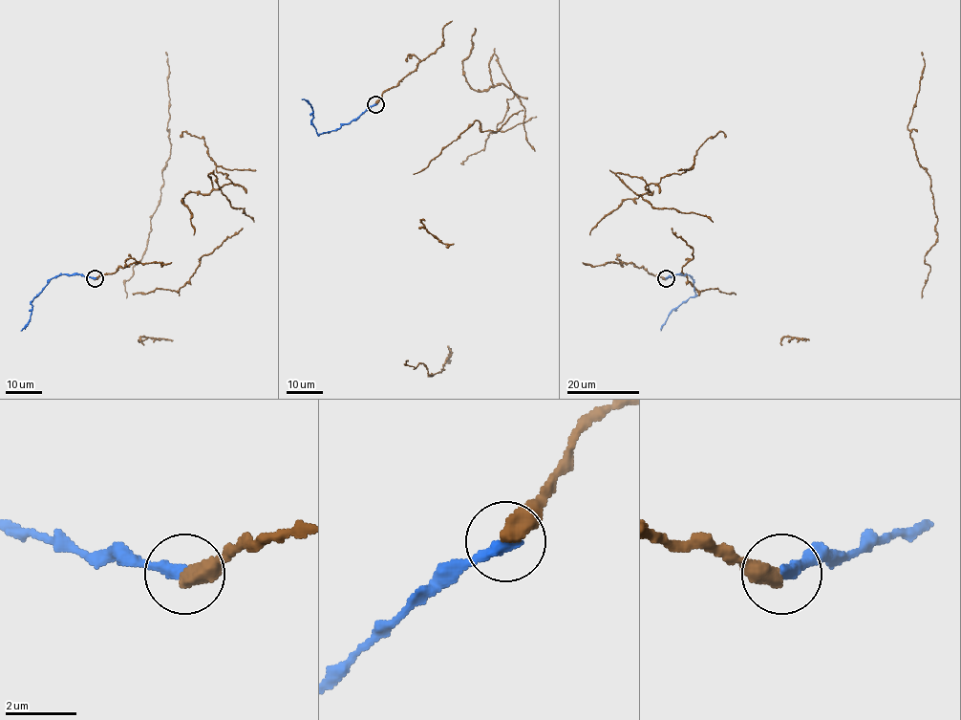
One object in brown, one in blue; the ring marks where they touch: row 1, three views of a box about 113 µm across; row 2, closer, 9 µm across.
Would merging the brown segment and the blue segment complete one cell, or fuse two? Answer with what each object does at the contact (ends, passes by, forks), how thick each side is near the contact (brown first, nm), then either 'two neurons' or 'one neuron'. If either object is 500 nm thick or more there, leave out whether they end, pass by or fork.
500 nm thick on the brown side, 360 nm on the other; one neuron

